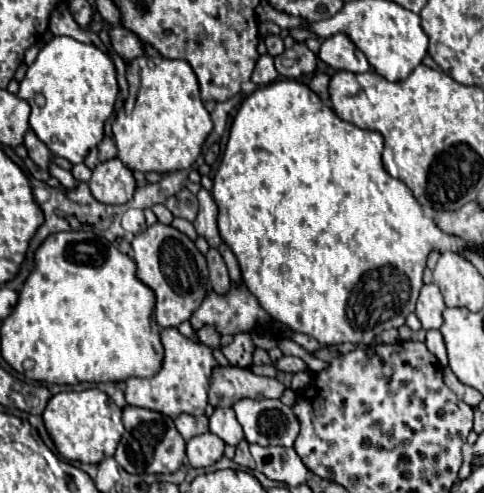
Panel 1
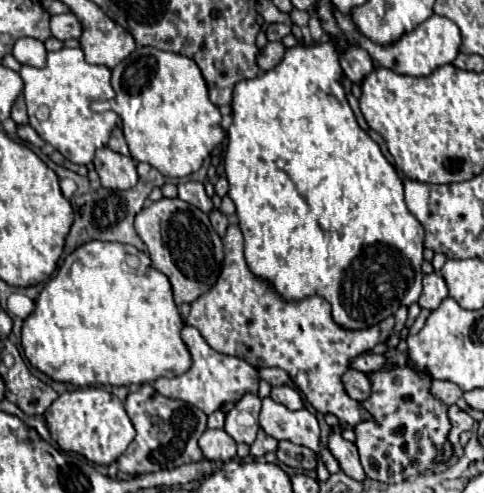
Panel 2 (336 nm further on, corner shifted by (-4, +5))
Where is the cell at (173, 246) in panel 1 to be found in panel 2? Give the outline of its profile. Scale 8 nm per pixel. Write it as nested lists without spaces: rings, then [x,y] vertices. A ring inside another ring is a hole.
[[[160,198],[136,214],[136,232],[148,246],[152,266],[168,276],[178,306],[194,302],[218,280],[224,248],[220,236],[210,226],[208,214],[200,208],[180,198]]]

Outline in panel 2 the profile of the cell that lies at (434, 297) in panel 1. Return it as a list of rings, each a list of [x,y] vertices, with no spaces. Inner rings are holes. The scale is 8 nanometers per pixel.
[[[432,272],[432,274],[426,274],[424,276],[424,290],[422,290],[422,296],[418,300],[418,304],[422,308],[428,308],[428,310],[434,310],[438,308],[438,304],[448,296],[448,286],[444,282],[444,278],[438,274],[438,272]]]

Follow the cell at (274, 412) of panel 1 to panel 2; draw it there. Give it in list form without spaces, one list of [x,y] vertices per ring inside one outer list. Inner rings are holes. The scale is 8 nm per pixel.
[[[262,398],[260,426],[268,436],[276,440],[290,440],[292,444],[302,444],[314,450],[316,454],[322,454],[322,460],[330,474],[340,472],[338,460],[326,448],[320,446],[318,420],[306,408],[292,412],[286,406],[274,402],[272,398]]]

